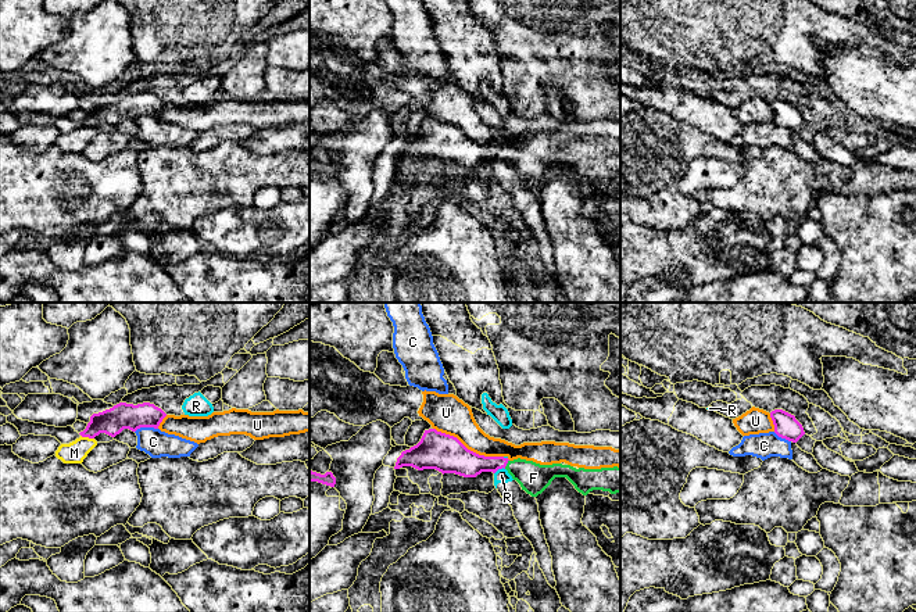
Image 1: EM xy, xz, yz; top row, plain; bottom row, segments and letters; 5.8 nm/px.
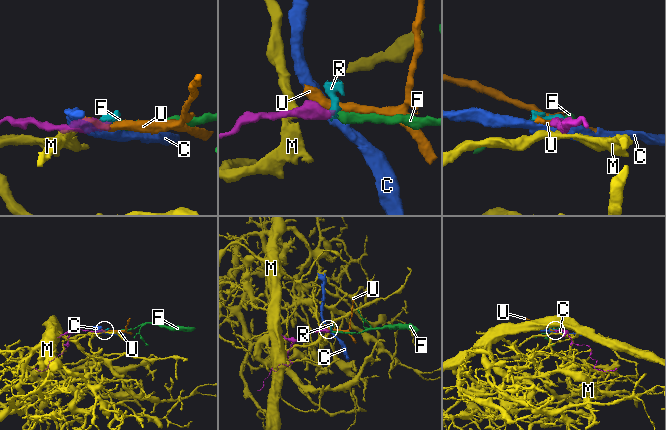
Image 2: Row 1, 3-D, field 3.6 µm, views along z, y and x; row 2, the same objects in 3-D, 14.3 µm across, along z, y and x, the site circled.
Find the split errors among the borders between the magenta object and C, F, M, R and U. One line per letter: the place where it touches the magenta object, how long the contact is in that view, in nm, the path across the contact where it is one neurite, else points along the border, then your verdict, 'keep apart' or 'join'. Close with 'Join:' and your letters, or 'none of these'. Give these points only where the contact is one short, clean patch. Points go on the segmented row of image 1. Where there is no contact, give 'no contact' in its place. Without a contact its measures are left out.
C: meets magenta in xy at (146, 426); contact 140 nm long; border along xy (157, 428), (139, 428), (135, 432); keep apart
F: meets magenta in xz at (507, 462); contact 60 nm long; runs through xz (464, 462), (507, 462), (533, 478); join
M: meets magenta in xy at (88, 436); contact 80 nm long; keep apart
R: meets magenta in xz at (498, 468); contact 70 nm long; border along xz (504, 468), (494, 473); keep apart
U: meets magenta in xz at (467, 448); contact 440 nm long; border along xz (433, 428), (455, 436), (468, 448), (479, 454), (503, 457); keep apart
Join: F

